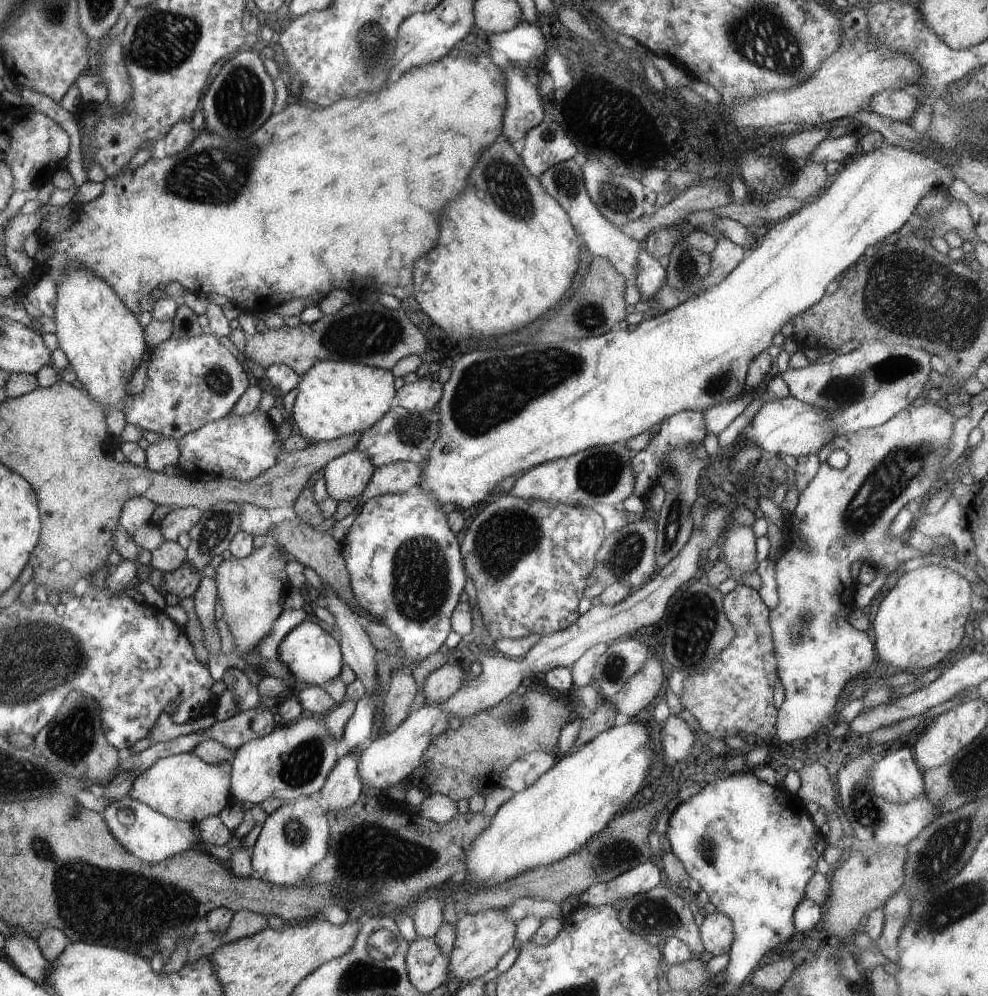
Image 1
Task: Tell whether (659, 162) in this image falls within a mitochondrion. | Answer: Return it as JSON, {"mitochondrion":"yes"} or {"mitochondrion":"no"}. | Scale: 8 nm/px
{"mitochondrion":"no"}

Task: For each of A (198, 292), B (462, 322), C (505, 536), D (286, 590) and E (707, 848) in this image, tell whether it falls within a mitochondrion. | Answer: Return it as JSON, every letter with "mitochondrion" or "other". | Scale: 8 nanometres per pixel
{"A":"other","B":"other","C":"mitochondrion","D":"other","E":"mitochondrion"}

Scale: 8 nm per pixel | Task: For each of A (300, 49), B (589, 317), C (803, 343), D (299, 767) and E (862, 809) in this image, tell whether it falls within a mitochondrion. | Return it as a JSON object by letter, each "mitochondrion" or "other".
{"A":"other","B":"mitochondrion","C":"other","D":"mitochondrion","E":"mitochondrion"}

